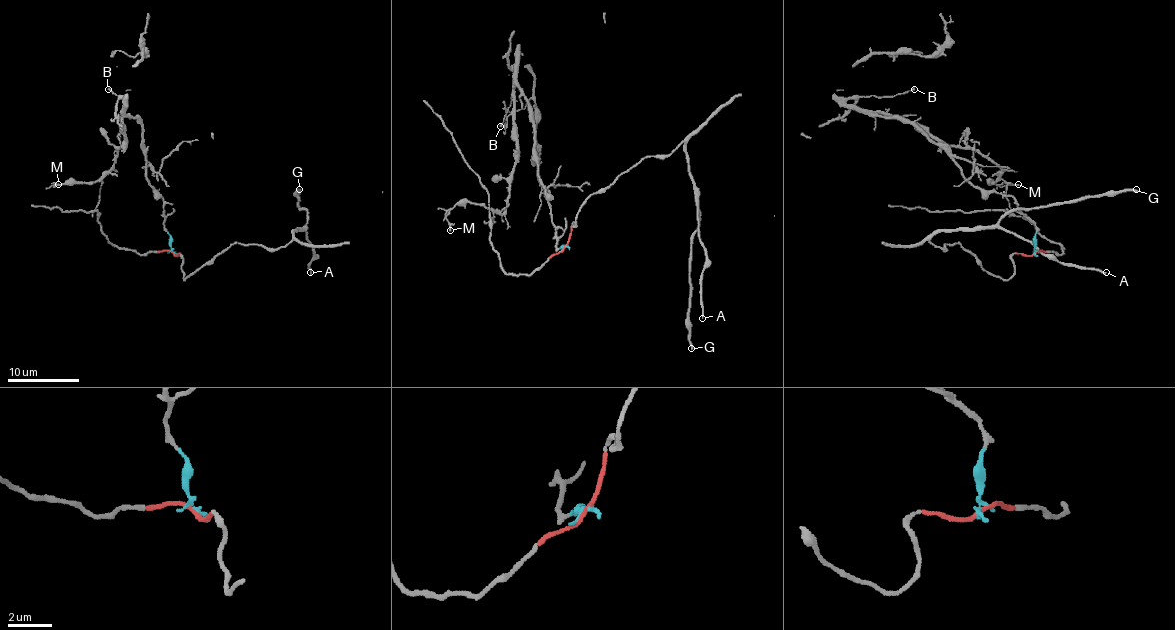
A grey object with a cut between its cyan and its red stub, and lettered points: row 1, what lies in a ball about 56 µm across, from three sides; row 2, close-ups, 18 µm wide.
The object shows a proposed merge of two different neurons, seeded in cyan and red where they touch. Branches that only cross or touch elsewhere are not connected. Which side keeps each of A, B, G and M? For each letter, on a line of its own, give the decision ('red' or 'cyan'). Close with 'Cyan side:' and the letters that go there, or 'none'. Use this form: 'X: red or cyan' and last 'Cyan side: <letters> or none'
A: red
B: cyan
G: red
M: cyan
Cyan side: B, M

